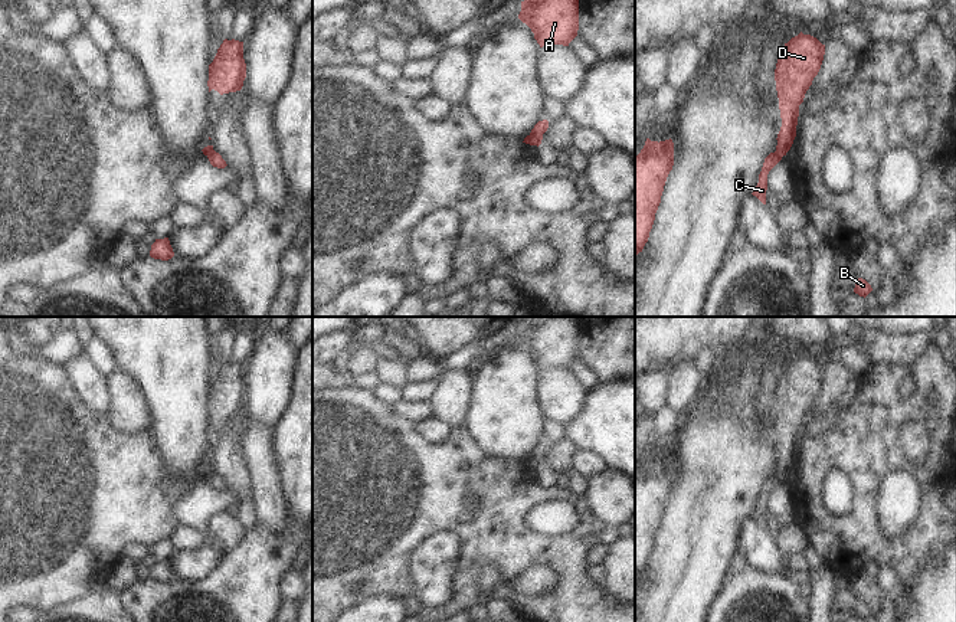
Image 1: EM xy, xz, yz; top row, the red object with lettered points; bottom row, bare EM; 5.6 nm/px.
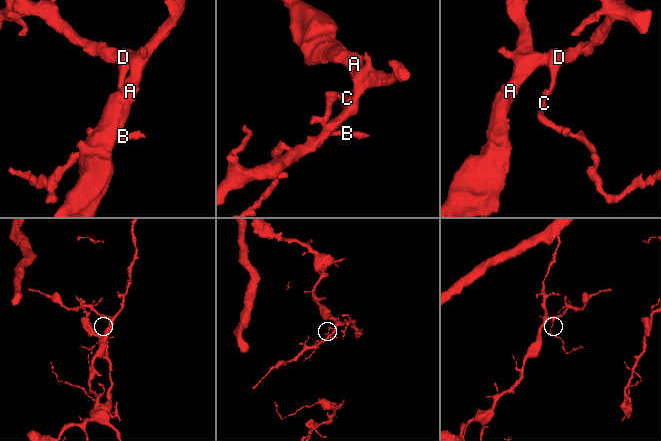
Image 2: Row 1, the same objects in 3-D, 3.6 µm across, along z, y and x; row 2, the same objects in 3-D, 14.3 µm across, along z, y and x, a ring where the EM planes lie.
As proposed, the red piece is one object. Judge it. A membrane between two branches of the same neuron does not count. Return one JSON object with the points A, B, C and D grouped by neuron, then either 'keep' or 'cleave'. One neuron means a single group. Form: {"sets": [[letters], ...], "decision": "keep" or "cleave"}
{"sets": [["A", "D"], ["B", "C"]], "decision": "cleave"}

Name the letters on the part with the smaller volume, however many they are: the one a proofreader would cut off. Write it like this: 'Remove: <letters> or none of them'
Remove: B, C

